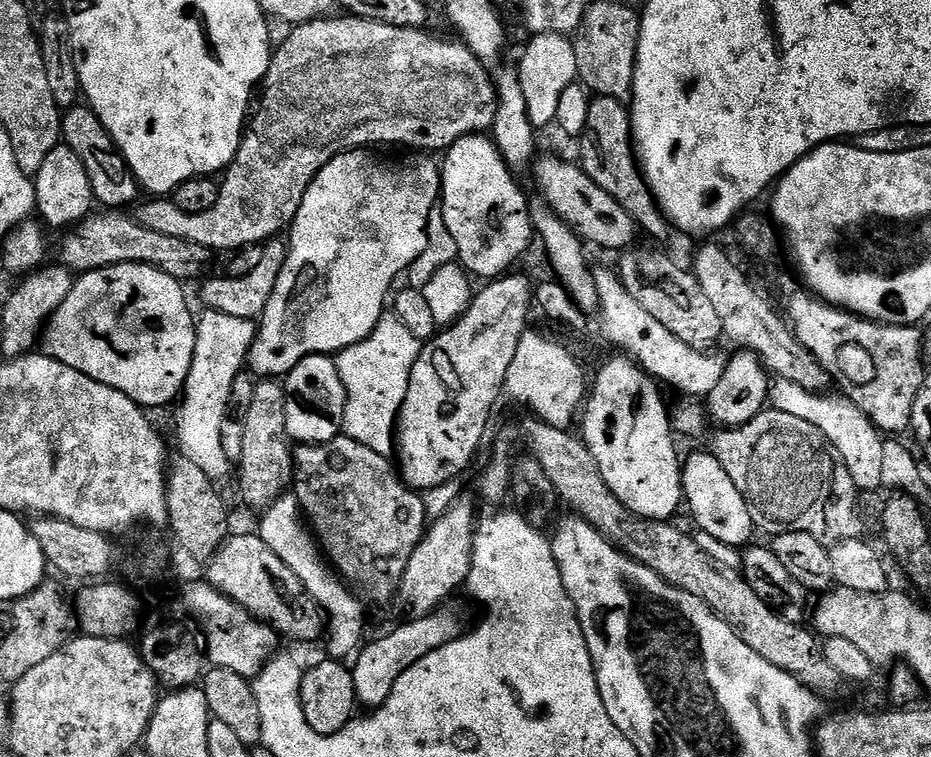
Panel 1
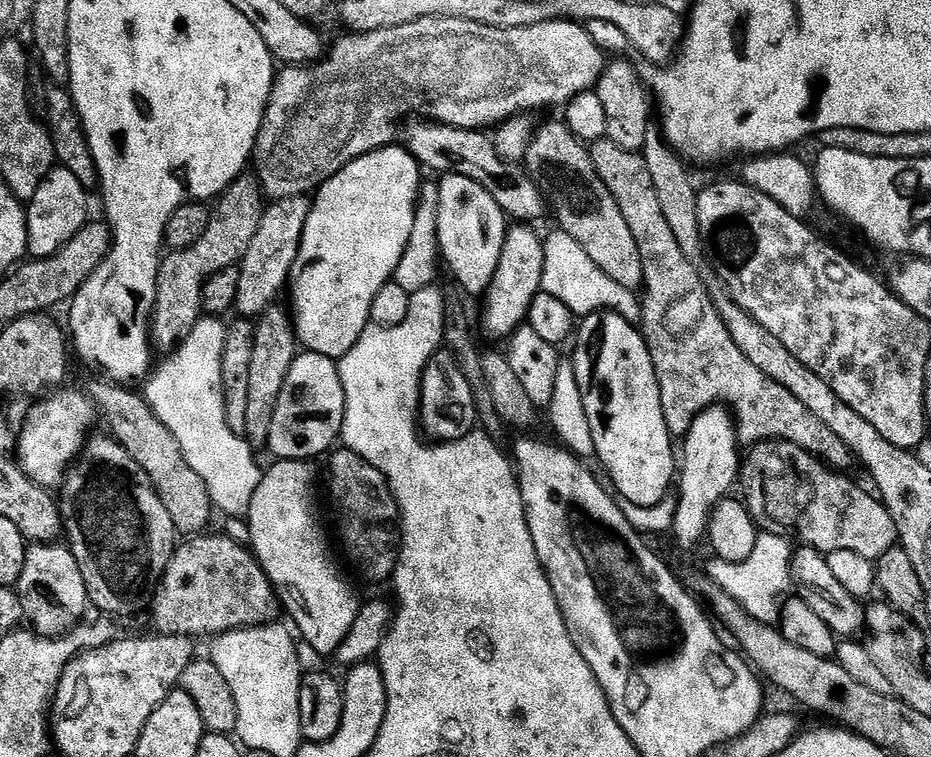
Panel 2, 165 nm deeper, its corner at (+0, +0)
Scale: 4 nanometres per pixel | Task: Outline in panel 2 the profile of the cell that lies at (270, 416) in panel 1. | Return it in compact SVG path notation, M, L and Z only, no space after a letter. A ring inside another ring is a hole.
M273 306L255 321L256 337L254 338L254 358L250 360L250 402L246 409L246 439L253 446L267 445L270 428L274 422L274 410L278 406L278 398L282 394L282 386L286 386L286 378L290 374L290 366L294 366L298 355L298 337L294 320L280 309Z

